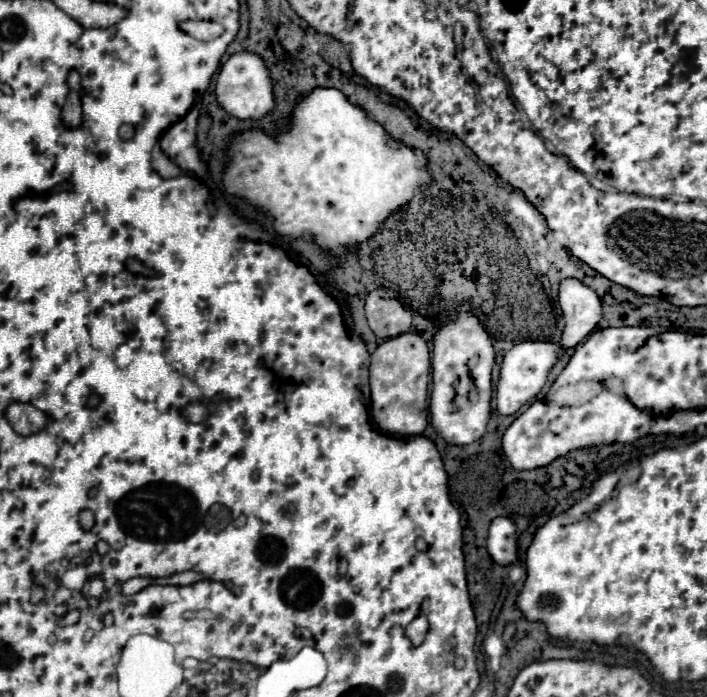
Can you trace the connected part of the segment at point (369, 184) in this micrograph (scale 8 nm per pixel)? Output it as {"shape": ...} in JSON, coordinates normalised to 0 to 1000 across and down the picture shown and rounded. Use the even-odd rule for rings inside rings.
{"shape":[[[444,126],[444,129],[416,155],[416,161],[413,161],[413,187],[410,187],[407,192],[393,192],[390,198],[382,198],[382,195],[373,192],[371,187],[362,187],[362,189],[342,189],[342,192],[334,192],[334,195],[328,198],[328,207],[325,207],[325,238],[320,241],[320,247],[315,250],[315,261],[318,275],[322,281],[356,290],[356,293],[362,293],[365,298],[382,304],[385,313],[388,313],[388,327],[390,327],[393,336],[399,336],[399,339],[413,339],[413,341],[427,339],[427,336],[438,336],[450,353],[455,353],[455,356],[475,356],[475,359],[484,362],[484,356],[487,356],[489,350],[504,353],[504,350],[509,350],[509,347],[515,347],[515,344],[523,344],[526,336],[532,333],[532,327],[535,327],[554,304],[560,304],[563,298],[569,298],[571,293],[577,293],[577,290],[583,287],[586,275],[588,275],[597,264],[603,264],[603,244],[600,244],[600,238],[603,238],[603,227],[600,227],[600,221],[597,221],[594,215],[577,212],[577,209],[571,209],[569,204],[560,204],[557,198],[552,198],[552,195],[543,189],[543,184],[540,184],[537,178],[532,178],[529,172],[523,172],[521,164],[518,164],[512,155],[495,149],[495,146],[489,143],[489,138],[487,138],[481,129],[472,129],[472,126]]]}

